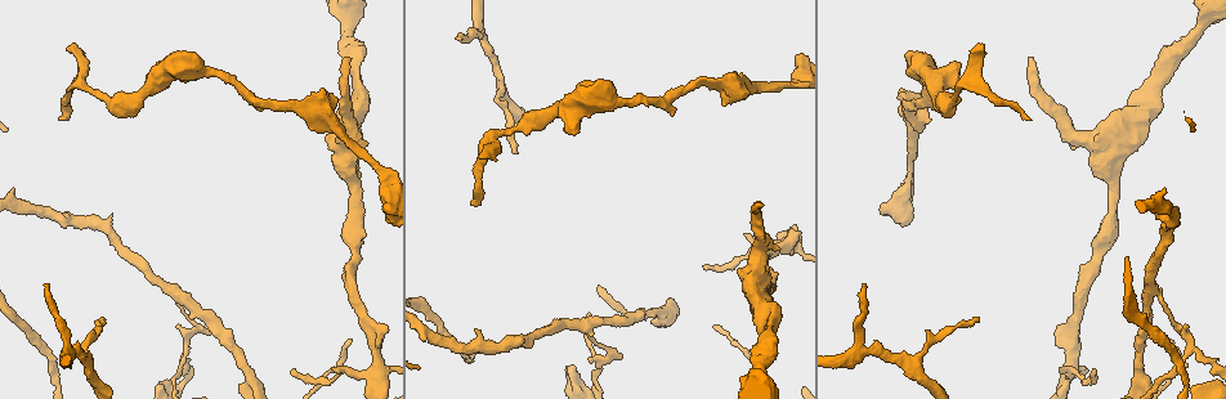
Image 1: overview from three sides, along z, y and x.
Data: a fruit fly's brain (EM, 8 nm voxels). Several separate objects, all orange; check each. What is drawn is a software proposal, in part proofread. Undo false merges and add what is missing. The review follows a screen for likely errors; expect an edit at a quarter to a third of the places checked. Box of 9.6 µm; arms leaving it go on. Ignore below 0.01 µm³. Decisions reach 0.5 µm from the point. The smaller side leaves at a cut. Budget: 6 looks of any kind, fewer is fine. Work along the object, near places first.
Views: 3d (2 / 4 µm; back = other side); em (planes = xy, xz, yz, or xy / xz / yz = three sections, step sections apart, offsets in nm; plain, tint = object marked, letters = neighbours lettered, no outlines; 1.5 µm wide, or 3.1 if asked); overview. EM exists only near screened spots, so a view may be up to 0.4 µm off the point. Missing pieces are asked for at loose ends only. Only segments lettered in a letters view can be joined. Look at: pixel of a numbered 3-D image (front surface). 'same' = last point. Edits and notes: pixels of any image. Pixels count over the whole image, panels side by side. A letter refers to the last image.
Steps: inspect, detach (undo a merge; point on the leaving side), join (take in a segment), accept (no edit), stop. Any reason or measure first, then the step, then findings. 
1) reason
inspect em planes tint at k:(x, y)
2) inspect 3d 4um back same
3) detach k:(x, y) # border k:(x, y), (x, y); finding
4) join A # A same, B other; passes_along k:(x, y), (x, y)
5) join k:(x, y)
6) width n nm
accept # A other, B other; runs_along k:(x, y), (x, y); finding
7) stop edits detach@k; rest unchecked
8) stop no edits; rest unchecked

sharp bend
inspect em xz step 4 plain at 1:(1151, 291)

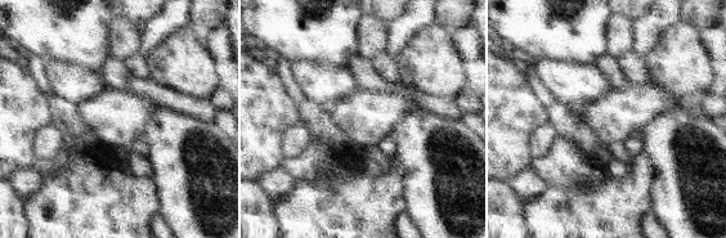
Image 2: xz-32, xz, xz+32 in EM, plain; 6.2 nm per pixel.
what lies round it
inspect em xz step 4 letters same

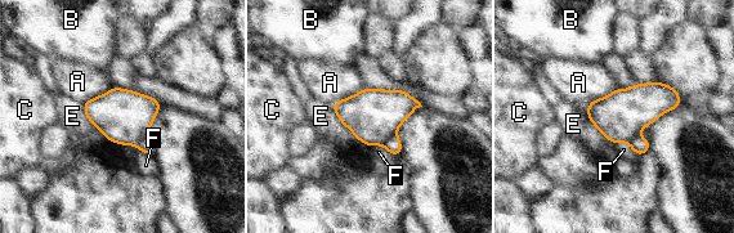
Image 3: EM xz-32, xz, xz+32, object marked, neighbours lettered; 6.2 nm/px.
longest_contact E 360 nm
detach 3:(393, 144) # A other, B other, C other, E other, F other; border 3:(394, 134), (383, 144); two neurons meet here

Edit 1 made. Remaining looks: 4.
inspect em planes plain at 1:(373, 370)

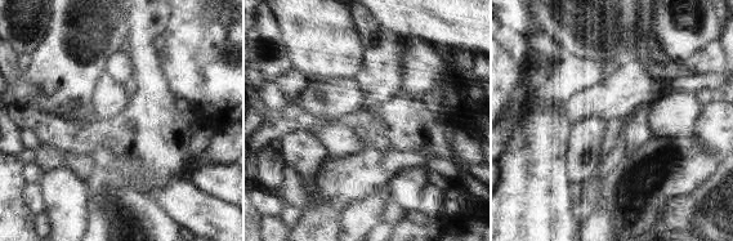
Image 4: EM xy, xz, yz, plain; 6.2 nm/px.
what lies round it
inspect em planes letters same

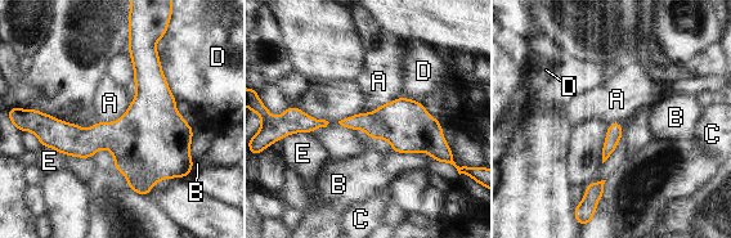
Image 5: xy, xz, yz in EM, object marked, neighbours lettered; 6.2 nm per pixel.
accept # A other, B other, C other, D other, E other; border 5:(399, 95), (370, 112), (359, 113); continuous, no second neuron

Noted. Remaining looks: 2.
stop edits detach@3; rest unchecked

